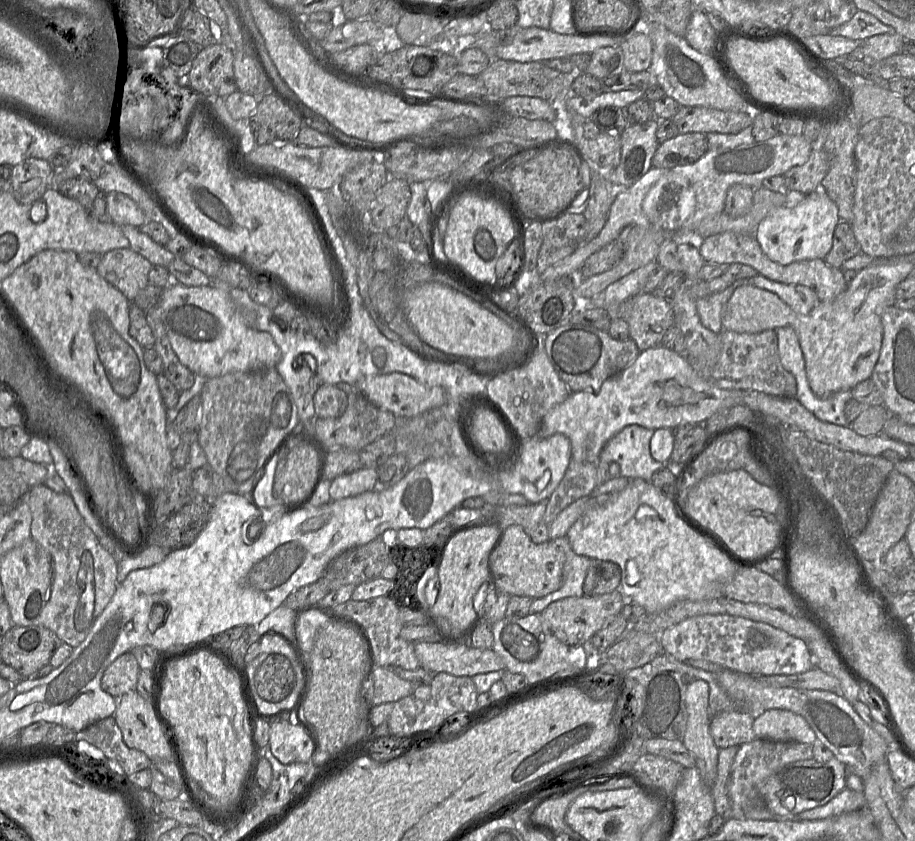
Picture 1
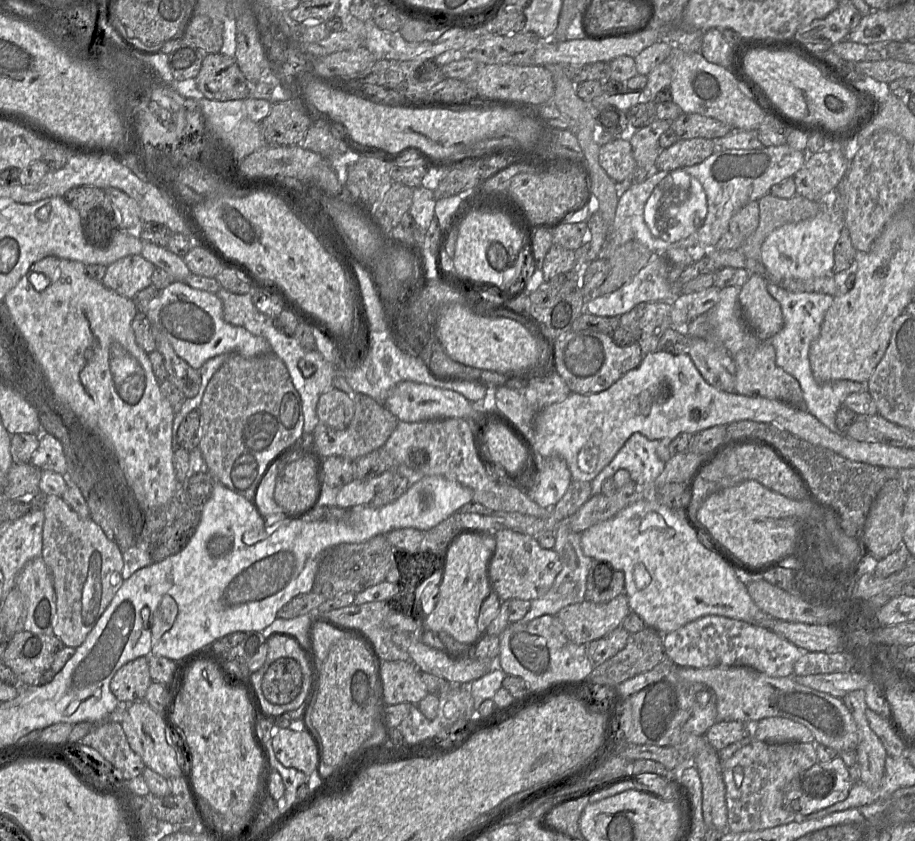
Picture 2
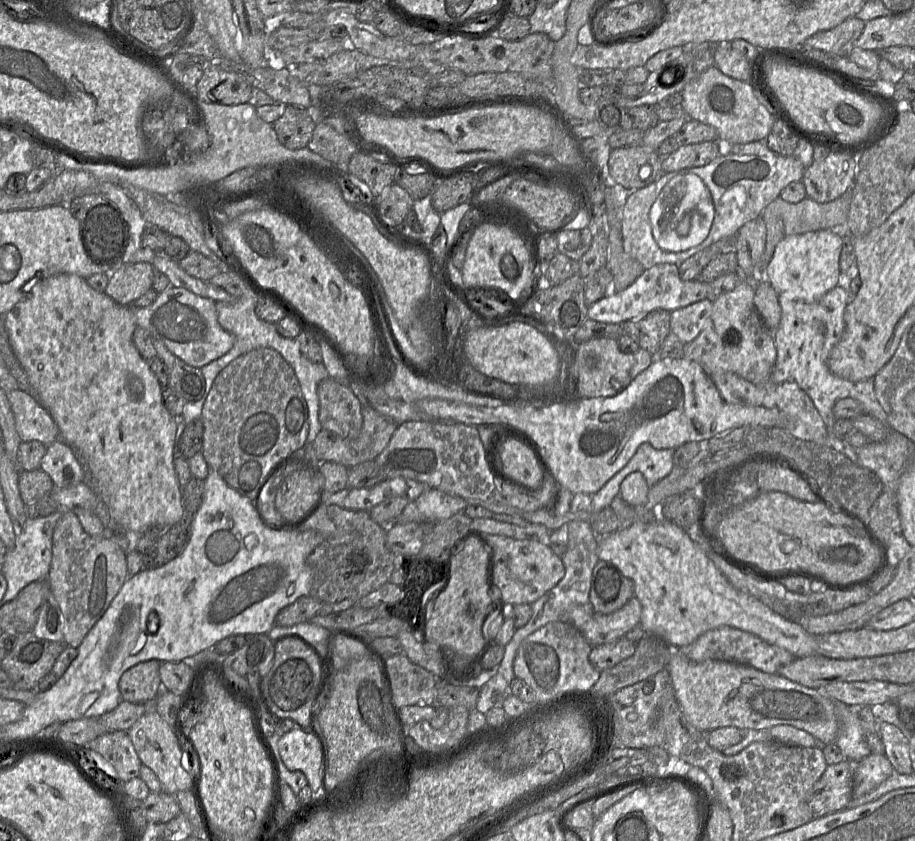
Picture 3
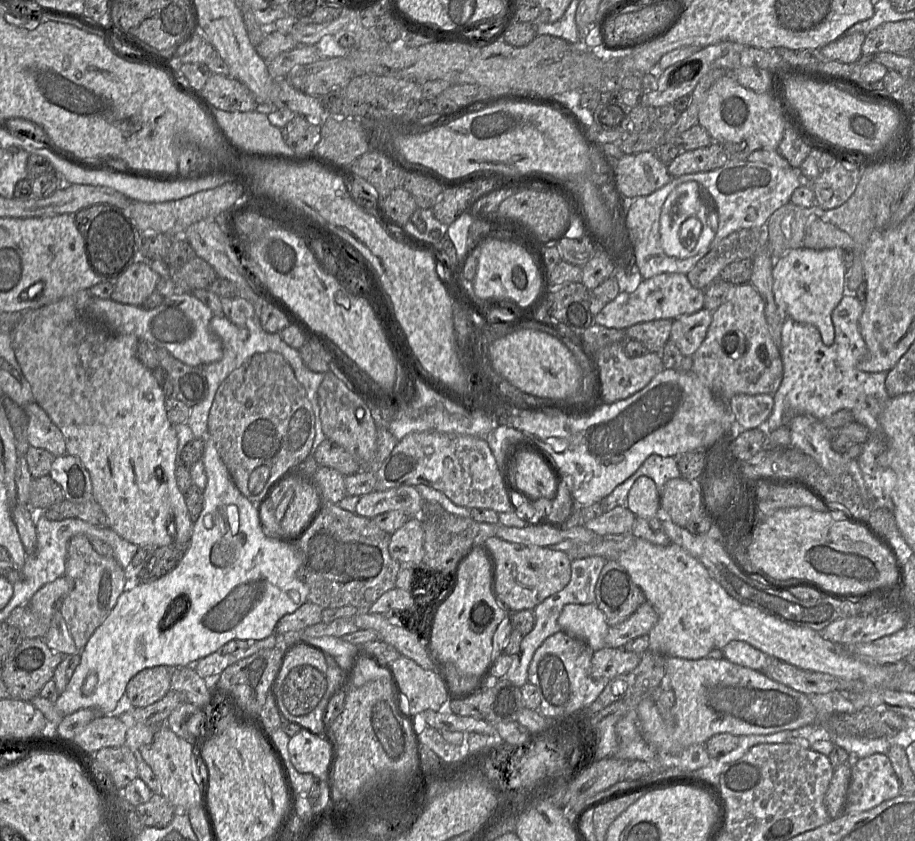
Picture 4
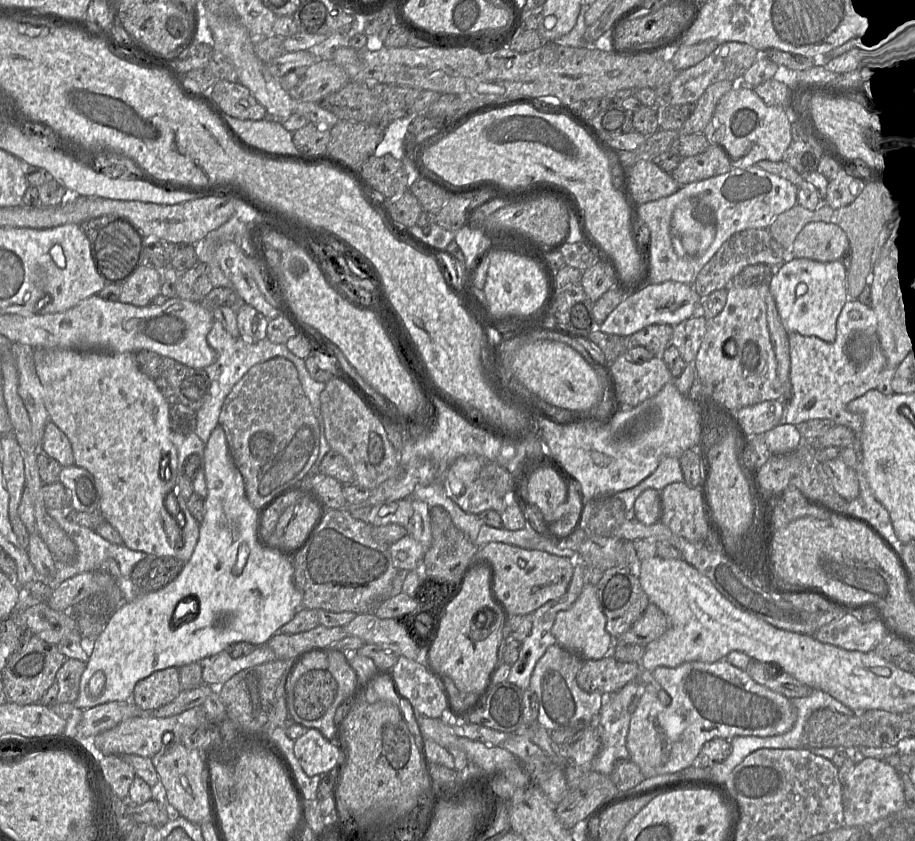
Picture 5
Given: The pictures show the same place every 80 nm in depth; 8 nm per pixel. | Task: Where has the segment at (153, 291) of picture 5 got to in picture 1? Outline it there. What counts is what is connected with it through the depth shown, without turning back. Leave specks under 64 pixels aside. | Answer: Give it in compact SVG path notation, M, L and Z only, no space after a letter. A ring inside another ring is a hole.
M130 248L113 249L101 256L97 273L130 302L148 284L152 264Z

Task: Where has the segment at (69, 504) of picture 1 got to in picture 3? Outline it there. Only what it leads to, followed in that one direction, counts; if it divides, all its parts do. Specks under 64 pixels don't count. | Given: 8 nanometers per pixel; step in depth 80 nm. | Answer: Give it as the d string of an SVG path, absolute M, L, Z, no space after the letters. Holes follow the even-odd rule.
M73 511L63 512L53 532L47 581L64 618L63 640L67 646L79 648L122 588L126 574L126 553L114 541L90 536Z

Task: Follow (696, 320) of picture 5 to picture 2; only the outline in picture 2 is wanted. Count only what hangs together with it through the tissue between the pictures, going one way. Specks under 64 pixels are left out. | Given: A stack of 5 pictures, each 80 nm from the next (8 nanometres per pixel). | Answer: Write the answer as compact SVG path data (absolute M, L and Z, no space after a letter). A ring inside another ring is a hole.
M712 286L699 292L681 294L672 305L671 326L683 335L687 335L688 325L711 310L718 302L720 289Z

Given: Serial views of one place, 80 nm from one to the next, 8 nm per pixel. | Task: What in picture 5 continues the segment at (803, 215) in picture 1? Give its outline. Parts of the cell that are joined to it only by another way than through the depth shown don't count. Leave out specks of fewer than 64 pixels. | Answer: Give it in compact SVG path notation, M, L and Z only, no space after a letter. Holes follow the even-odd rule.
M795 257L779 268L773 268L773 274L769 287L787 332L834 342L838 316L849 298L847 269L842 260L819 262Z

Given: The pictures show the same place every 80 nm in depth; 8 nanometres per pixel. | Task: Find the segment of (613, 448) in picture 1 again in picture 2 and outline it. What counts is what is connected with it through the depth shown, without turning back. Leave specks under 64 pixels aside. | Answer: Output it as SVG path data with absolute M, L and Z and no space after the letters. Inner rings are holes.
M641 433L632 434L612 461L591 482L591 496L602 493L603 483L620 469L626 469L637 484L653 483L663 472L666 461L656 452L658 440L650 440Z

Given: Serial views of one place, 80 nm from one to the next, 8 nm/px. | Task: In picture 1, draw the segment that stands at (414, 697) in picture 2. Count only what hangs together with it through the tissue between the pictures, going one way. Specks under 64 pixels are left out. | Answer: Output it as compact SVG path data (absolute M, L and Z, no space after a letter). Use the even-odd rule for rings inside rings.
M376 665L361 686L361 696L369 707L397 702L413 692L414 686L410 682L398 677L391 669Z

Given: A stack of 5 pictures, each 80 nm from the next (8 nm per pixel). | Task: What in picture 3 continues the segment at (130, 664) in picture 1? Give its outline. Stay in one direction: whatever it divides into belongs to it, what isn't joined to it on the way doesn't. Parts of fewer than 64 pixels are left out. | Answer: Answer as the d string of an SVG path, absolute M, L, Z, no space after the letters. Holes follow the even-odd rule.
M148 660L126 670L118 683L122 700L134 704L153 703L162 691L160 664L158 660Z

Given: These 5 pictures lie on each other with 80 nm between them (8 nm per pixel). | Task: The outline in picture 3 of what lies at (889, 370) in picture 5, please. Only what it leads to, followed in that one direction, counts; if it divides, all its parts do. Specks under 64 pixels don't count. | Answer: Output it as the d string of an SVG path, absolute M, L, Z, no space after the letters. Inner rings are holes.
M836 286L813 303L791 298L788 293L778 294L778 301L782 314L778 328L773 332L777 358L770 380L775 383L796 383L806 393L823 419L830 435L830 447L841 453L845 448L845 441L838 438L834 432L836 418L833 407L838 400L853 398L859 401L863 405L865 414L890 428L887 423L887 414L876 397L873 378L849 381L833 374L826 364L833 345L844 331L844 312L850 302L850 295L843 288Z

